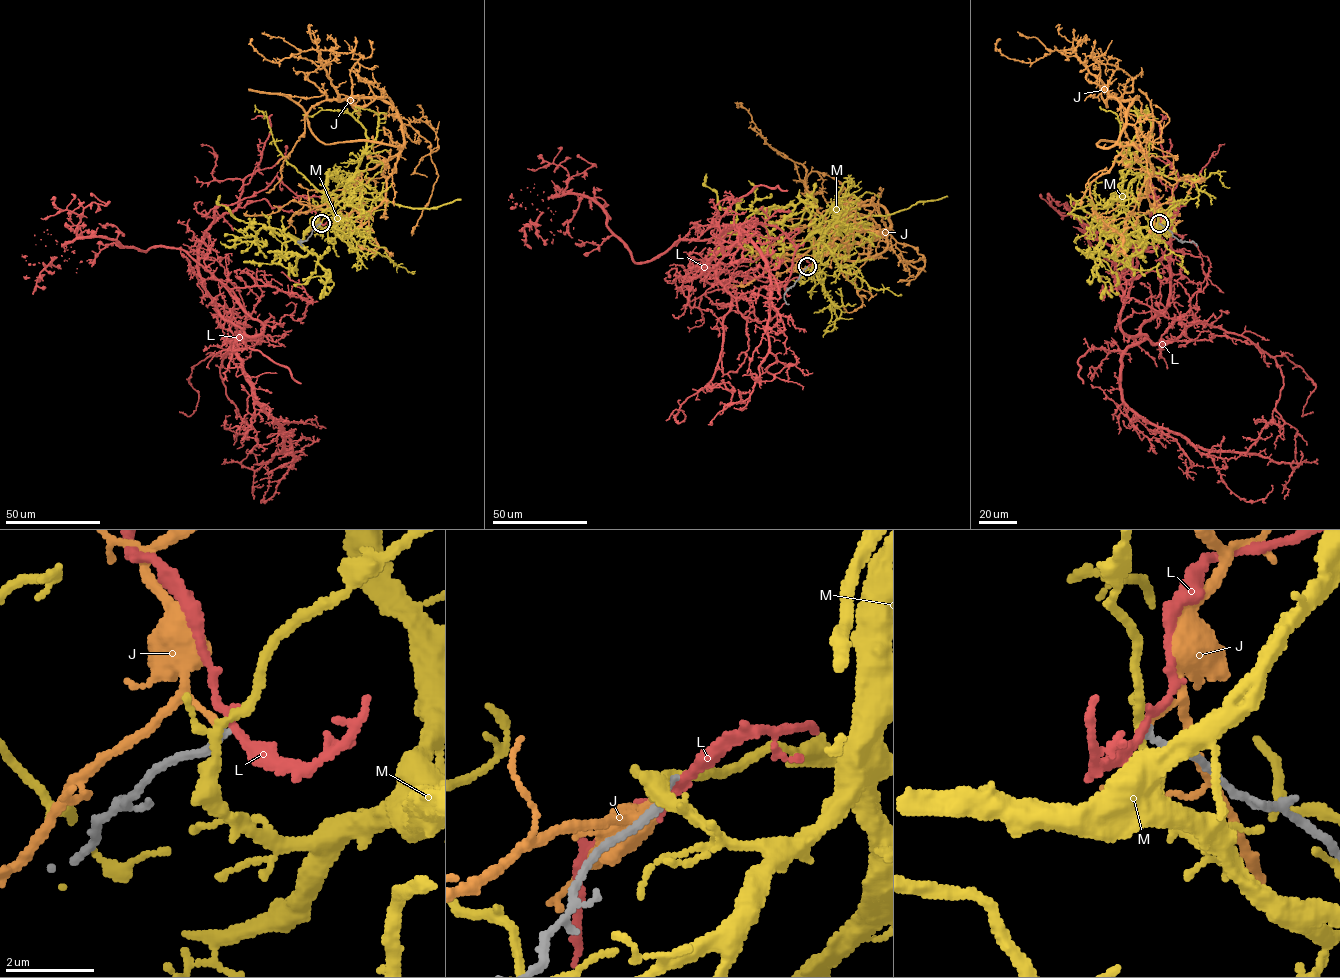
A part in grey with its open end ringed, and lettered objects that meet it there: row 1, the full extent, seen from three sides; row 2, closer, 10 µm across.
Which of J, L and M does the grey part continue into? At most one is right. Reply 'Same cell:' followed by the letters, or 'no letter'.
Same cell: no letter

